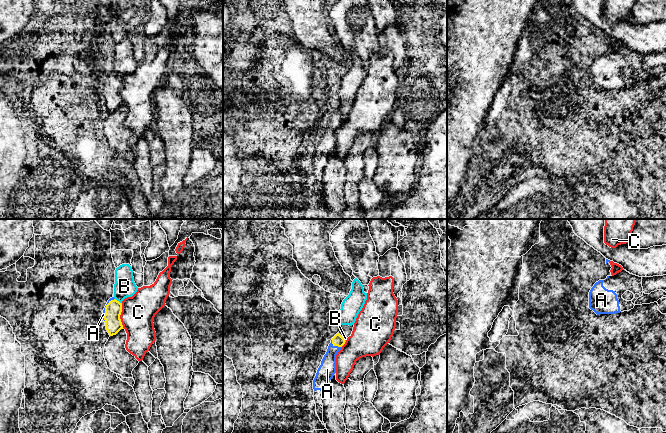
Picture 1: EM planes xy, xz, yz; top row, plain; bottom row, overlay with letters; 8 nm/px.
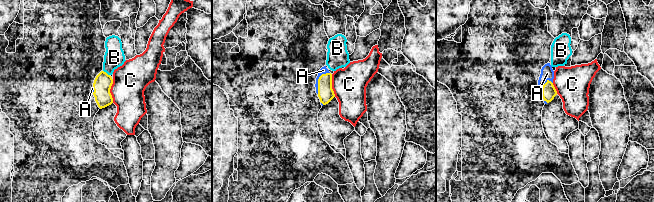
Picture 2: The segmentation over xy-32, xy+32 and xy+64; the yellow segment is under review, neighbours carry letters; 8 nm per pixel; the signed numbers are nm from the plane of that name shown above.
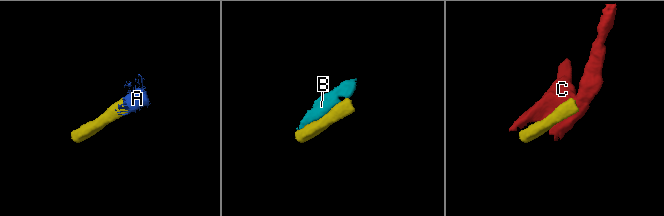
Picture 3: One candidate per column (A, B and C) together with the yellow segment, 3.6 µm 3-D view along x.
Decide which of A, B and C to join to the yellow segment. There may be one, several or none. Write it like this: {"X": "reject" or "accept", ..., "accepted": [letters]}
{"A": "accept", "B": "reject", "C": "reject", "accepted": ["A"]}

